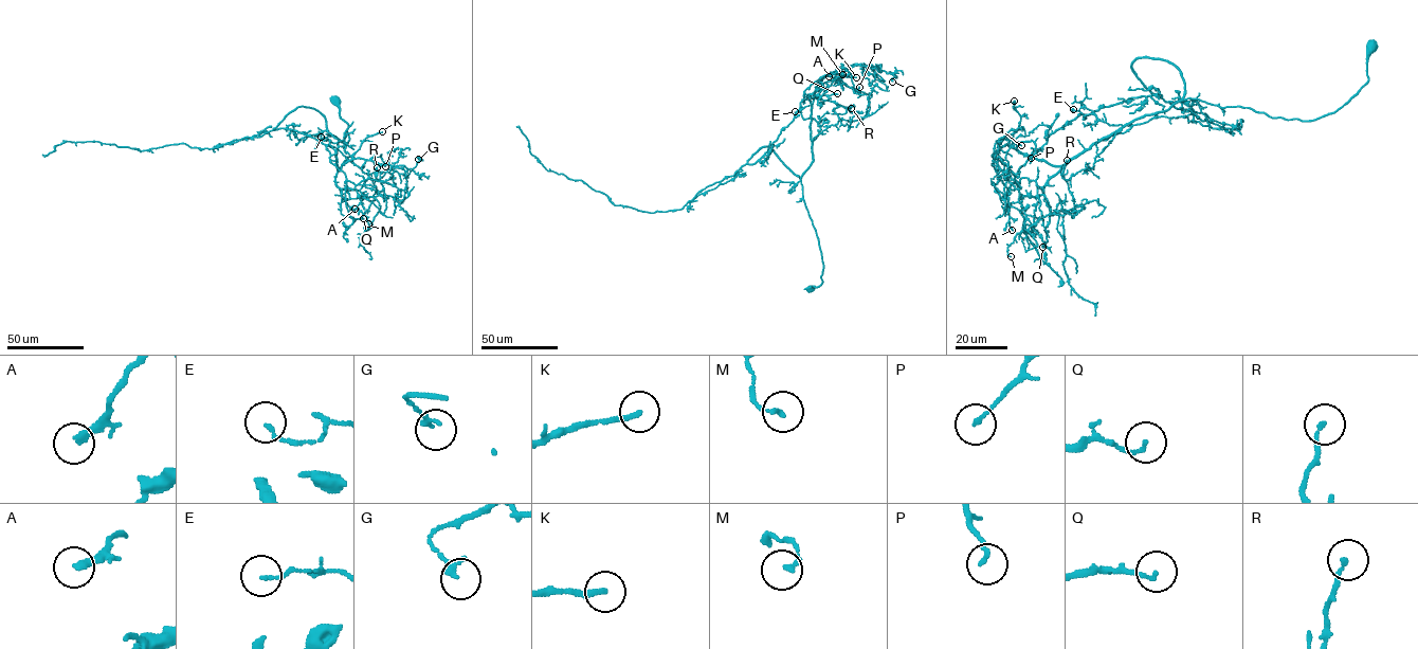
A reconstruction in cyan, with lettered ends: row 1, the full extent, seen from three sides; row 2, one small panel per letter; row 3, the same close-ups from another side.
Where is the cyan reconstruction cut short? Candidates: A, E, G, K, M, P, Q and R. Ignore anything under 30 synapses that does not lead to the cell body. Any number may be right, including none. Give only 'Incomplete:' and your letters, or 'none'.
Incomplete: K

